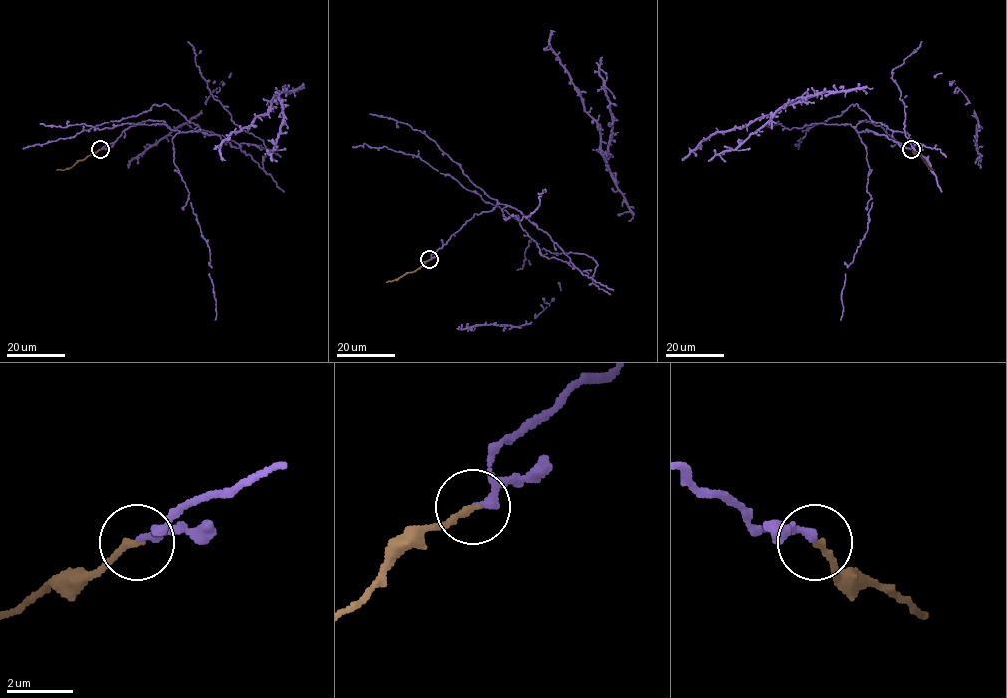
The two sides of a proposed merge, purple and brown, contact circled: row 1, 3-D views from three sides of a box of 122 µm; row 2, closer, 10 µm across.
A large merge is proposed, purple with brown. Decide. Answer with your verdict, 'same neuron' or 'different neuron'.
same neuron

